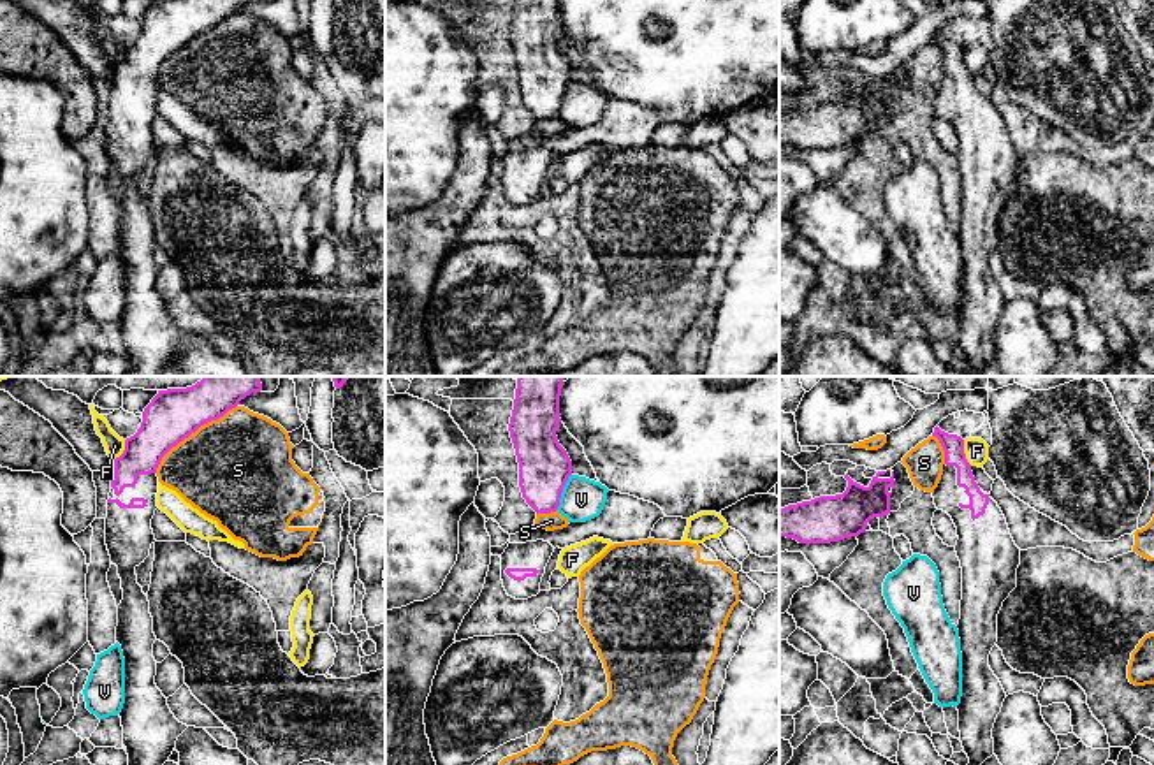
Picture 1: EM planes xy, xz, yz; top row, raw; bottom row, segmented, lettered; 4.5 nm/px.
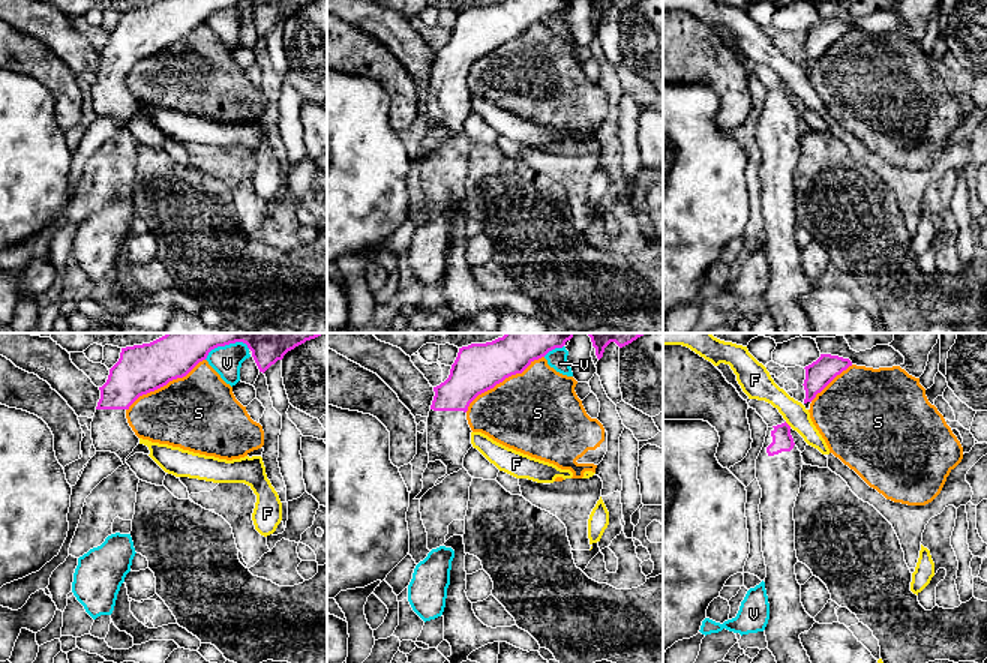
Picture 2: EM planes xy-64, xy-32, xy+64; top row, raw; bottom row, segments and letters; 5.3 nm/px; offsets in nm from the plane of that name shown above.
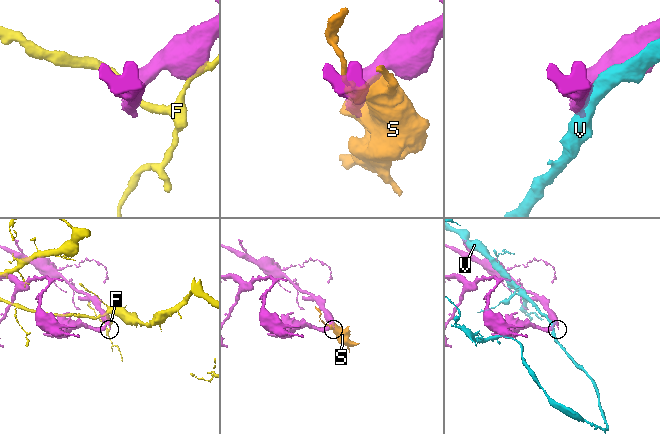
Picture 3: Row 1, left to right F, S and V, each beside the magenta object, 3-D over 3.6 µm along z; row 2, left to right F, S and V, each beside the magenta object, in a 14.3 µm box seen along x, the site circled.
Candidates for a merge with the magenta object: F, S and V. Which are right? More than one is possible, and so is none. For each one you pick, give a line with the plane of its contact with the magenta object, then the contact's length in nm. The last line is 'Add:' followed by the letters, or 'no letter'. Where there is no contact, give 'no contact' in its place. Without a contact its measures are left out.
Add: no letter

